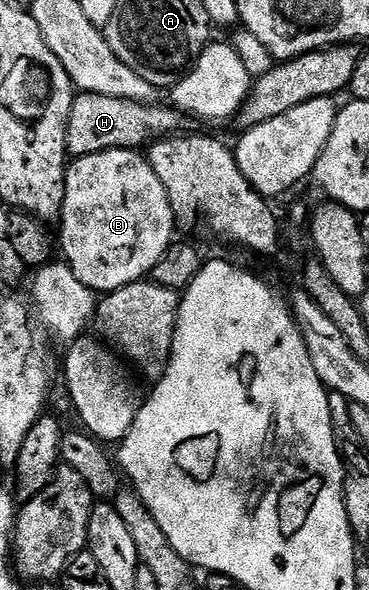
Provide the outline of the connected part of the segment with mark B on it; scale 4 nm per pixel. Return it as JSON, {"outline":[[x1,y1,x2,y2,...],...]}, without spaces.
{"outline":[[108,150,107,152,95,152,88,154,82,158,73,158,68,163,65,171,65,199,61,205,61,216,59,219,59,227,61,226,61,242,59,238,59,250,63,255,63,261,66,266,71,268,71,272,91,291,108,292,110,290,118,290,132,282,142,281,146,276,152,275,155,264,159,264,159,260,169,247,175,241,173,235,173,226,175,227,175,219,173,217,173,209,167,200,167,192,163,188,163,184,159,180,159,176,155,176,155,172,151,168,148,157,144,153,135,150]]}

